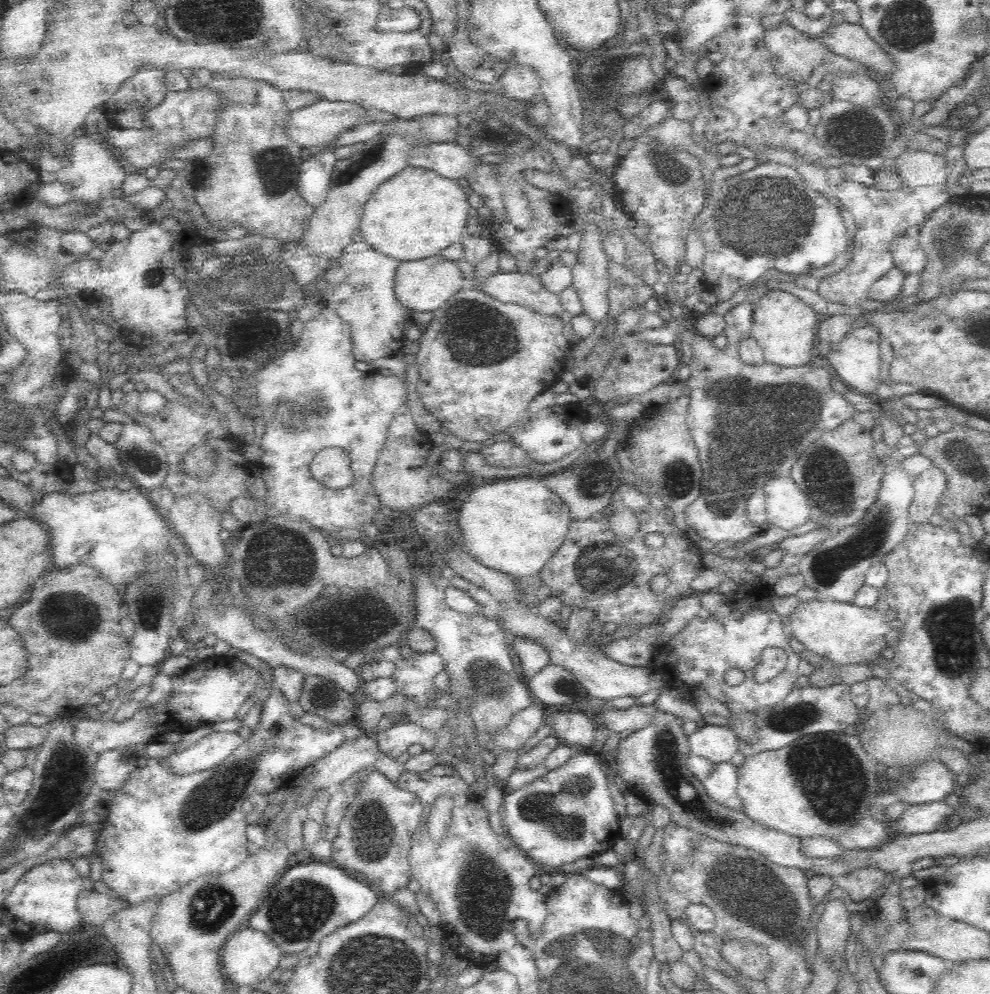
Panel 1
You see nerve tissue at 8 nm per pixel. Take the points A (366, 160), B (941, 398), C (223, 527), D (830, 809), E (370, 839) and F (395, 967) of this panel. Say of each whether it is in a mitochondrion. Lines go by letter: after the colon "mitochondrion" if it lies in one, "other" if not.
A: mitochondrion
B: other
C: other
D: mitochondrion
E: mitochondrion
F: mitochondrion

